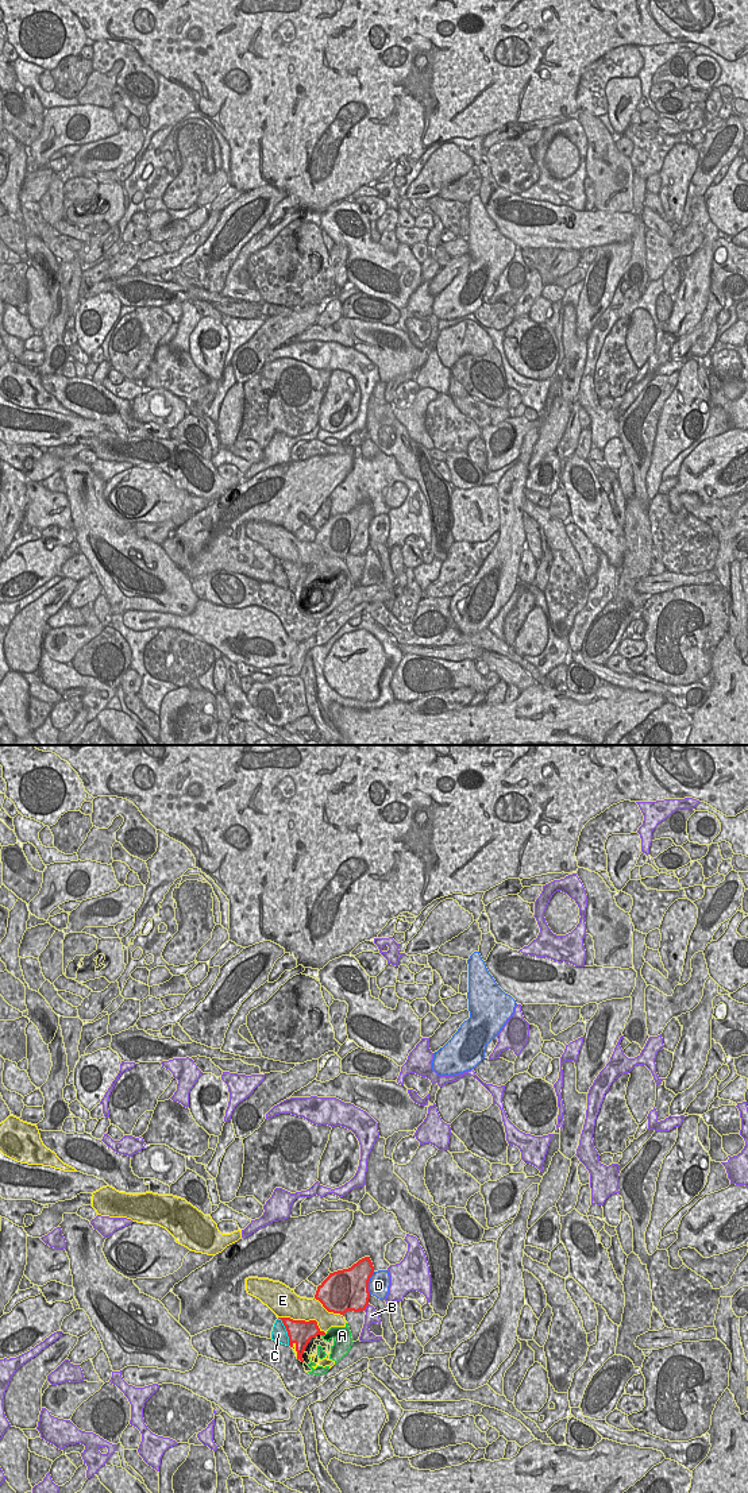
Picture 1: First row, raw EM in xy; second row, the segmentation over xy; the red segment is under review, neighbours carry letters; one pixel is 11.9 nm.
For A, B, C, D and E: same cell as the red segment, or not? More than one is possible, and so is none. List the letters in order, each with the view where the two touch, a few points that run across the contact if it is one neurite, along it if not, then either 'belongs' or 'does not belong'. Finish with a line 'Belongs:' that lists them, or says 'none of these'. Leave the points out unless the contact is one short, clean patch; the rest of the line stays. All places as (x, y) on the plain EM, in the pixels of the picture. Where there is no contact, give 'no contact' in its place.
A: meets red in xy; line xy (326, 578), (322, 579); does not belong
B: meets red in xy; does not belong
C: meets red in xy; line xy (299, 575), (286, 574), (278, 578); belongs
D: meets red in xy; does not belong
E: meets red in xy; does not belong
Belongs: C

